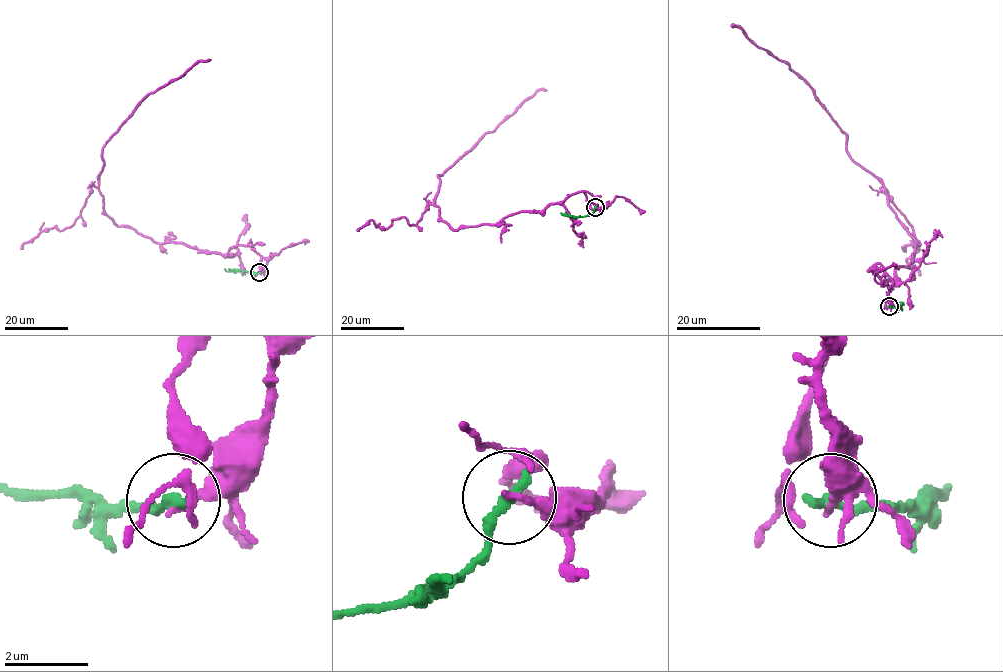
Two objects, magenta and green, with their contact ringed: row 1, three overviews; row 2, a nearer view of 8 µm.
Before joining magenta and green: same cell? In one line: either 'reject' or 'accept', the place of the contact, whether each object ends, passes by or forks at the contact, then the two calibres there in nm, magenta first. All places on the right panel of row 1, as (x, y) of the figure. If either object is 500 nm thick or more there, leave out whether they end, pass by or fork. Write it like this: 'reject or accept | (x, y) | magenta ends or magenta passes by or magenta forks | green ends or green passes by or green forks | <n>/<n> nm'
reject | (889, 306) | magenta ends | green ends | 170/280 nm

